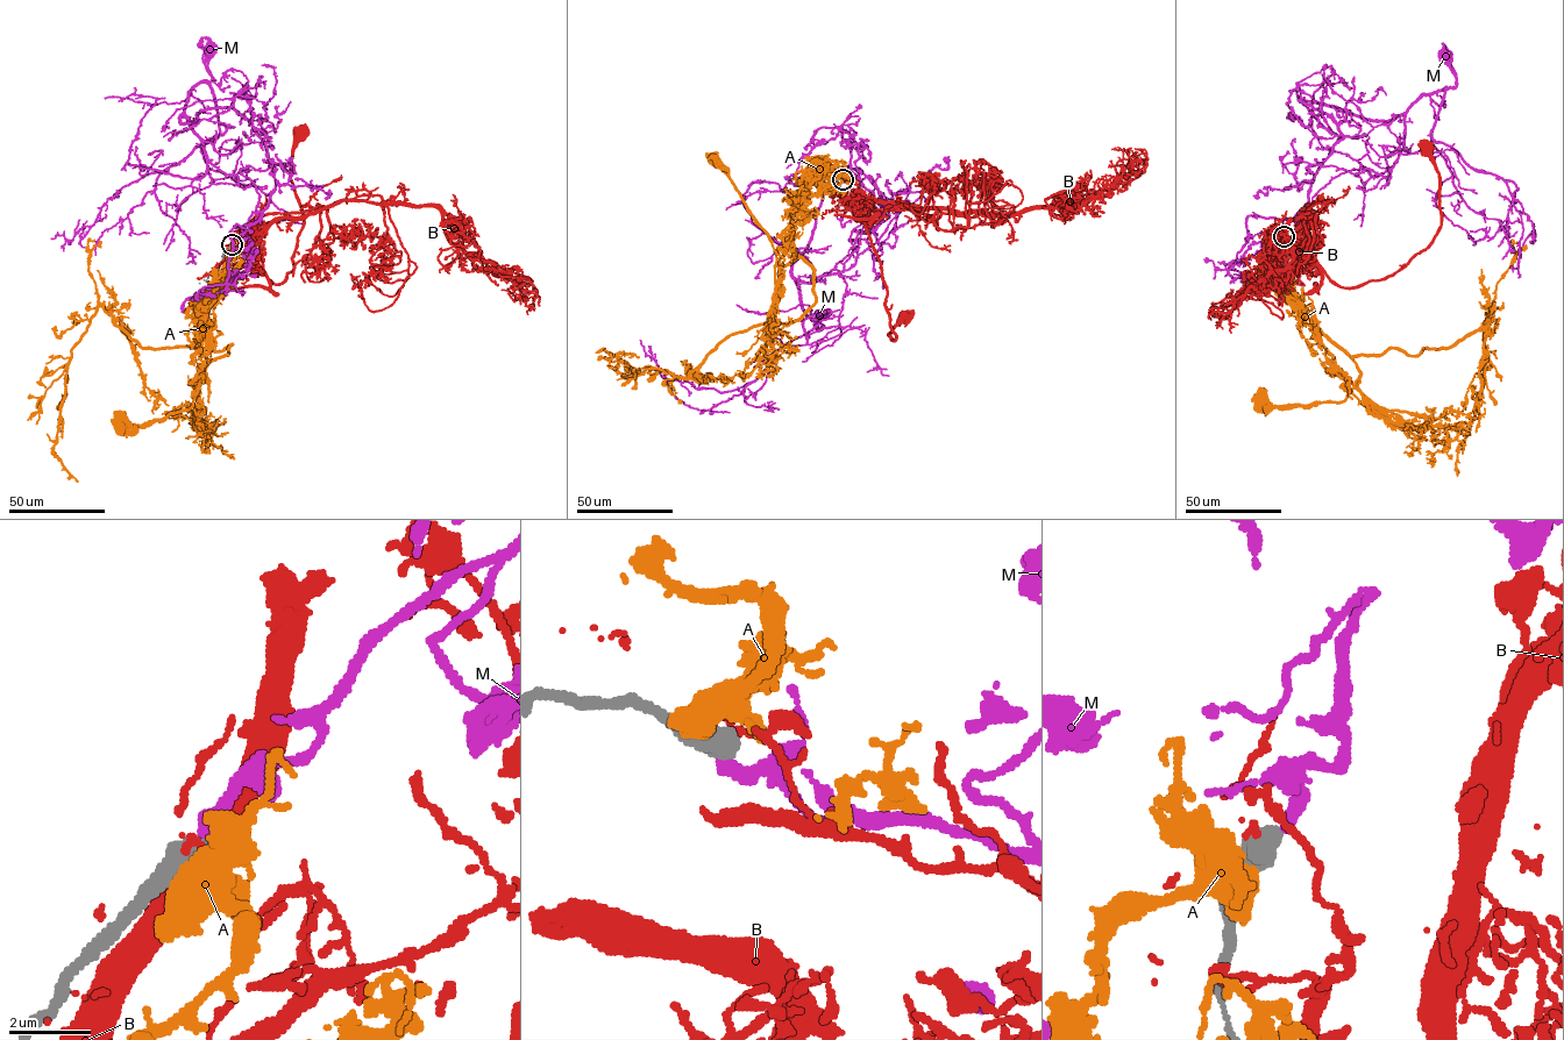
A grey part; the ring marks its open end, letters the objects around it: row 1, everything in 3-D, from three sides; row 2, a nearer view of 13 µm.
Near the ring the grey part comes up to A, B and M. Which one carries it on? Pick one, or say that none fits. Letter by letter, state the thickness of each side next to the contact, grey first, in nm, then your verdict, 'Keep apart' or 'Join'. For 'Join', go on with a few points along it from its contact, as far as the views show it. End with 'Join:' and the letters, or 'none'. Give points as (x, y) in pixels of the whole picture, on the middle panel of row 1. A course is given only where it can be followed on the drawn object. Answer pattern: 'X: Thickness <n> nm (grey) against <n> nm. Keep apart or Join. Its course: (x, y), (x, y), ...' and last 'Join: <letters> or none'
A: Thickness 550 nm (grey) against 700 nm. Keep apart
B: Thickness 800 nm (grey) against 150 nm. Keep apart
M: Thickness 650 nm (grey) against 360 nm. Join. Its course: (841, 179), (871, 193), (871, 209), (851, 236), (852, 266), (795, 280), (819, 329), (823, 313)
Join: M

